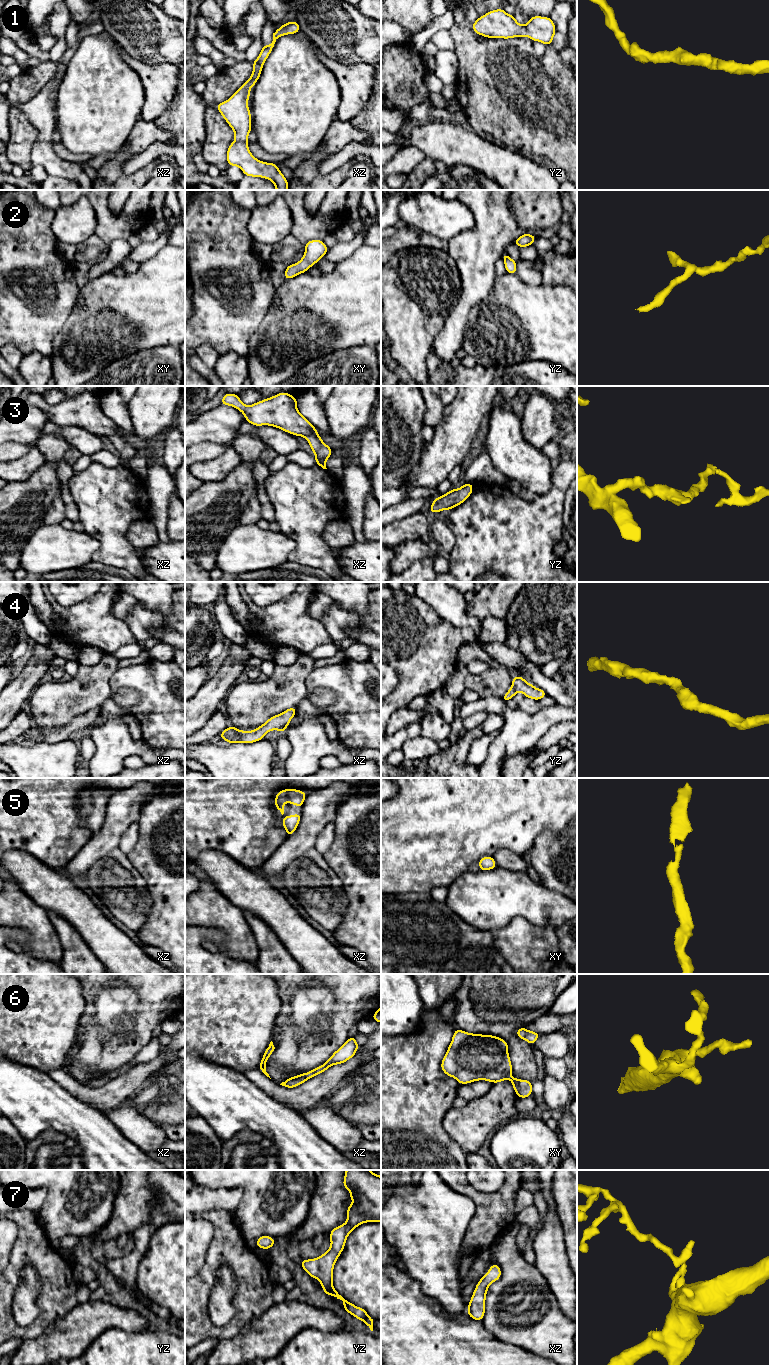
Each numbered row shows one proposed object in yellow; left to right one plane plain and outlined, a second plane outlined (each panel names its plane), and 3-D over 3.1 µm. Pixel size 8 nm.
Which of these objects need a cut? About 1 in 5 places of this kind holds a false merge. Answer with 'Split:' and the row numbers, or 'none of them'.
Split: none of them

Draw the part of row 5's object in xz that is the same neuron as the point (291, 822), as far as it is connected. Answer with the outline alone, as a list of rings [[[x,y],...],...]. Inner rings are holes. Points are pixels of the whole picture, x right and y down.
[[[293,814],[291,816],[286,816],[282,818],[282,825],[284,829],[287,831],[287,836],[289,837],[293,834],[300,822],[301,814]]]

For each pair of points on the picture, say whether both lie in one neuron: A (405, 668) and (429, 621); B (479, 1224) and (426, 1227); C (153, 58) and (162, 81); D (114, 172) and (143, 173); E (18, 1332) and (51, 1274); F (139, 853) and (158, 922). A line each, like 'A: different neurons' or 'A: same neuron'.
A: same neuron
B: different neurons
C: different neurons
D: same neuron
E: same neuron
F: same neuron

